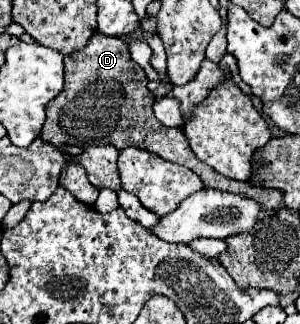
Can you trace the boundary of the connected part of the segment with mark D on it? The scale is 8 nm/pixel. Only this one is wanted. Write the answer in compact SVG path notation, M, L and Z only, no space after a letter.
M94 33L94 37L88 41L88 45L82 51L64 55L64 67L66 67L64 89L48 105L46 123L40 135L52 145L88 147L88 145L110 143L110 145L116 145L116 149L126 149L126 147L148 149L168 161L174 161L192 169L206 187L248 195L256 199L264 209L278 209L282 206L283 193L281 191L258 187L252 181L236 181L236 179L220 177L220 173L204 165L192 153L182 129L164 127L160 125L160 121L156 121L152 113L152 105L156 97L146 87L148 85L146 73L142 71L140 65L136 65L136 61L132 61L128 43L124 43L120 37Z

